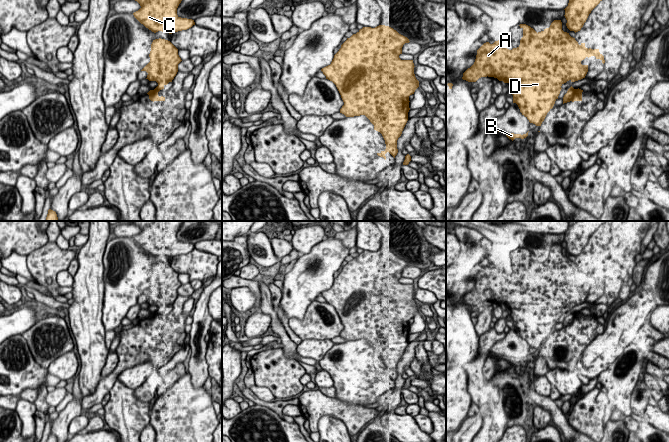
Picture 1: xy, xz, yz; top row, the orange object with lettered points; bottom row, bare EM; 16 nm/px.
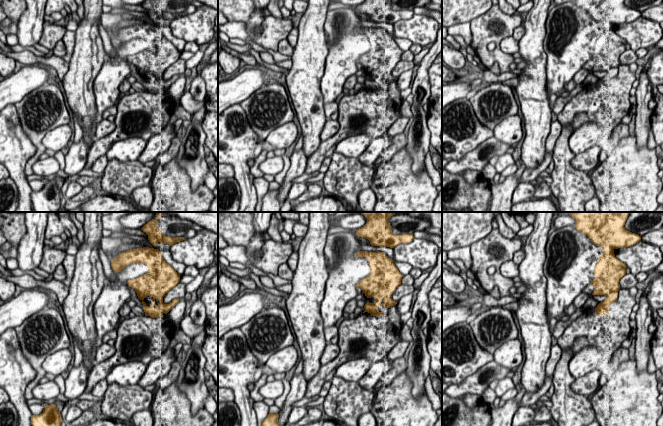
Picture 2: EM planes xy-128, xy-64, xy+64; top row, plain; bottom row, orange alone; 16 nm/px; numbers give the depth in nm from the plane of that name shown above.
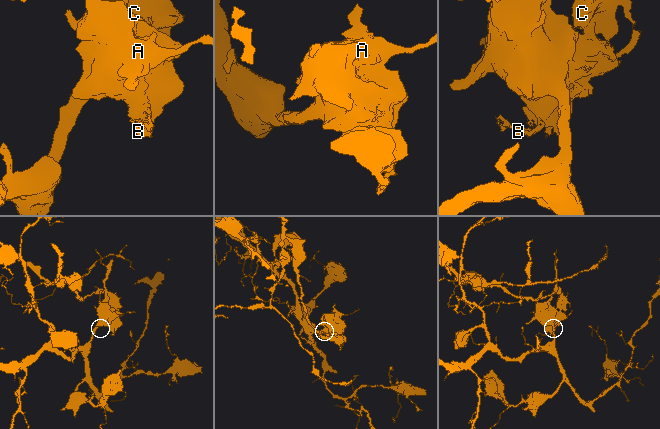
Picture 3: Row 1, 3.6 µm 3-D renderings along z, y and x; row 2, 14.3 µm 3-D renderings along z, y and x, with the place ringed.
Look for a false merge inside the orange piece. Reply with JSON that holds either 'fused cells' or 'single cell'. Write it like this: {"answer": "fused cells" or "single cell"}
{"answer": "fused cells"}

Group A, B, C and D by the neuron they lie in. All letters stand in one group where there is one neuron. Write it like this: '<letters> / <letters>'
A B D / C

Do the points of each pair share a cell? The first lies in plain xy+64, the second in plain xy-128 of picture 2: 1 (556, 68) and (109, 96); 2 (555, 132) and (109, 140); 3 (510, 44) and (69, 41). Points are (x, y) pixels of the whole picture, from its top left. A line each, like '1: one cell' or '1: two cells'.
1: one cell
2: two cells
3: two cells

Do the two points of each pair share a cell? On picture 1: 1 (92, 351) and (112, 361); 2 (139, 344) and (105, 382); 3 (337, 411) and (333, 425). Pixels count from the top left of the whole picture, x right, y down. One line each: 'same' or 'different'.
1: different
2: same
3: different

